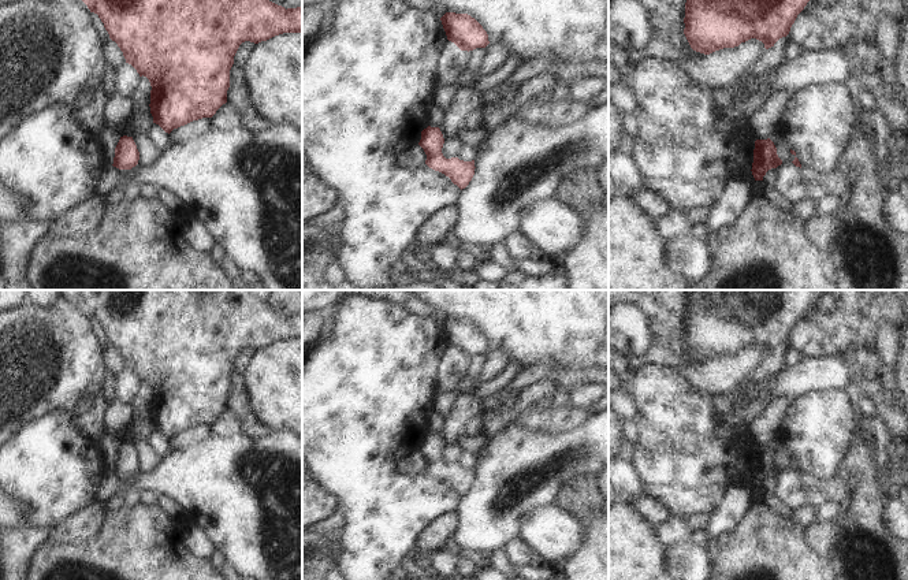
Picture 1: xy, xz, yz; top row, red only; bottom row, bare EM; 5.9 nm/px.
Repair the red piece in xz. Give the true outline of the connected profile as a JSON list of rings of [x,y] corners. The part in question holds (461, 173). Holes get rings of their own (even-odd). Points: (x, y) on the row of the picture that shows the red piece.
[[[428,126],[421,131],[418,145],[427,155],[425,164],[449,176],[451,182],[462,190],[475,175],[475,160],[464,161],[458,157],[446,159],[442,153],[443,144],[444,138],[439,127]]]

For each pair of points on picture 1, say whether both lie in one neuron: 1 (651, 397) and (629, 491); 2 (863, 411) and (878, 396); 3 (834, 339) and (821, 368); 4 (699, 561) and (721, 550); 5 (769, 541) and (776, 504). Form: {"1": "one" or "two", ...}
{"1": "two", "2": "two", "3": "two", "4": "two", "5": "two"}

